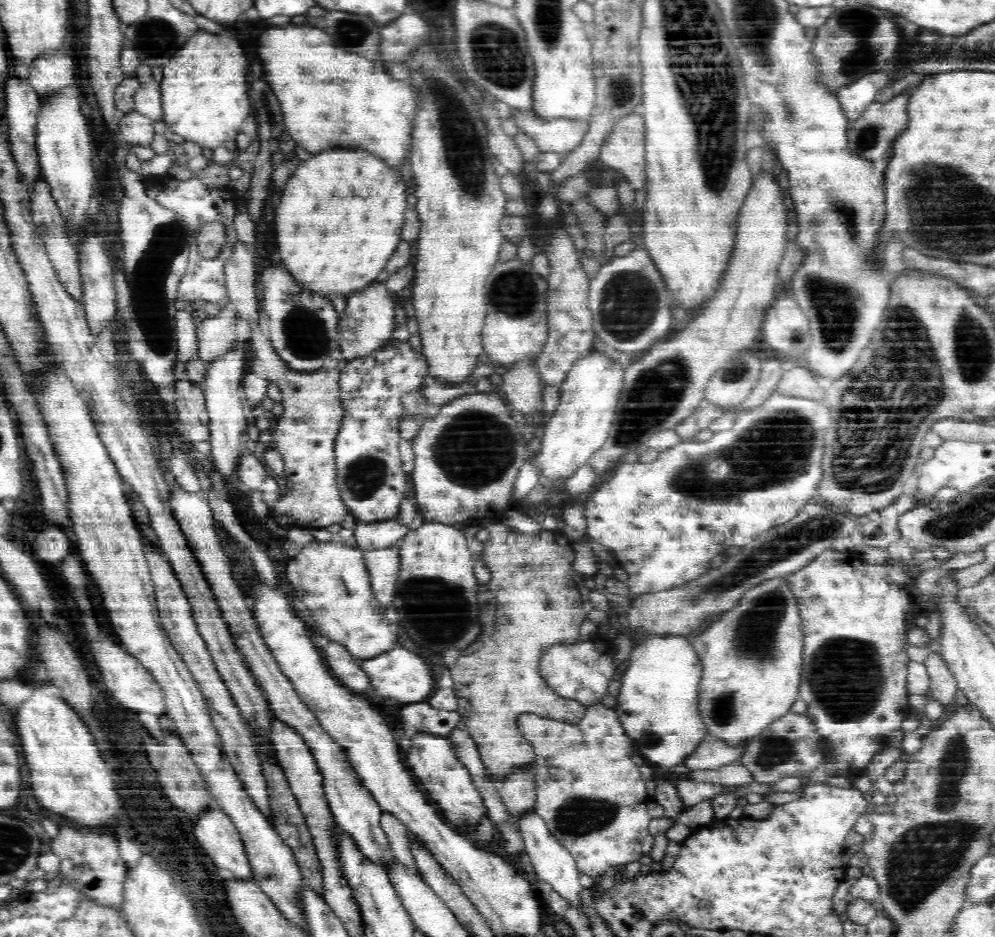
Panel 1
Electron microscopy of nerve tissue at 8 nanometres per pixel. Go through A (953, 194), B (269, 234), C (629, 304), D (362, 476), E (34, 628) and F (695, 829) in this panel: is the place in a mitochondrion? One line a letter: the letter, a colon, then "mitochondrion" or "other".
A: mitochondrion
B: other
C: mitochondrion
D: mitochondrion
E: other
F: other

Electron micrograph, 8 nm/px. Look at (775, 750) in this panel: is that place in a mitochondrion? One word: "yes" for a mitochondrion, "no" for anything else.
yes

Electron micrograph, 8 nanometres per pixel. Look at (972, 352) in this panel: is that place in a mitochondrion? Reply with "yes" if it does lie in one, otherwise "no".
yes

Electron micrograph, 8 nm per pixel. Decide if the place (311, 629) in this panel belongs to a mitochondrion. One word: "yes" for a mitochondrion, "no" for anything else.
no

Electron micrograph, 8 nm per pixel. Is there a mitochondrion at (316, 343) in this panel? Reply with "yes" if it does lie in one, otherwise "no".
yes

